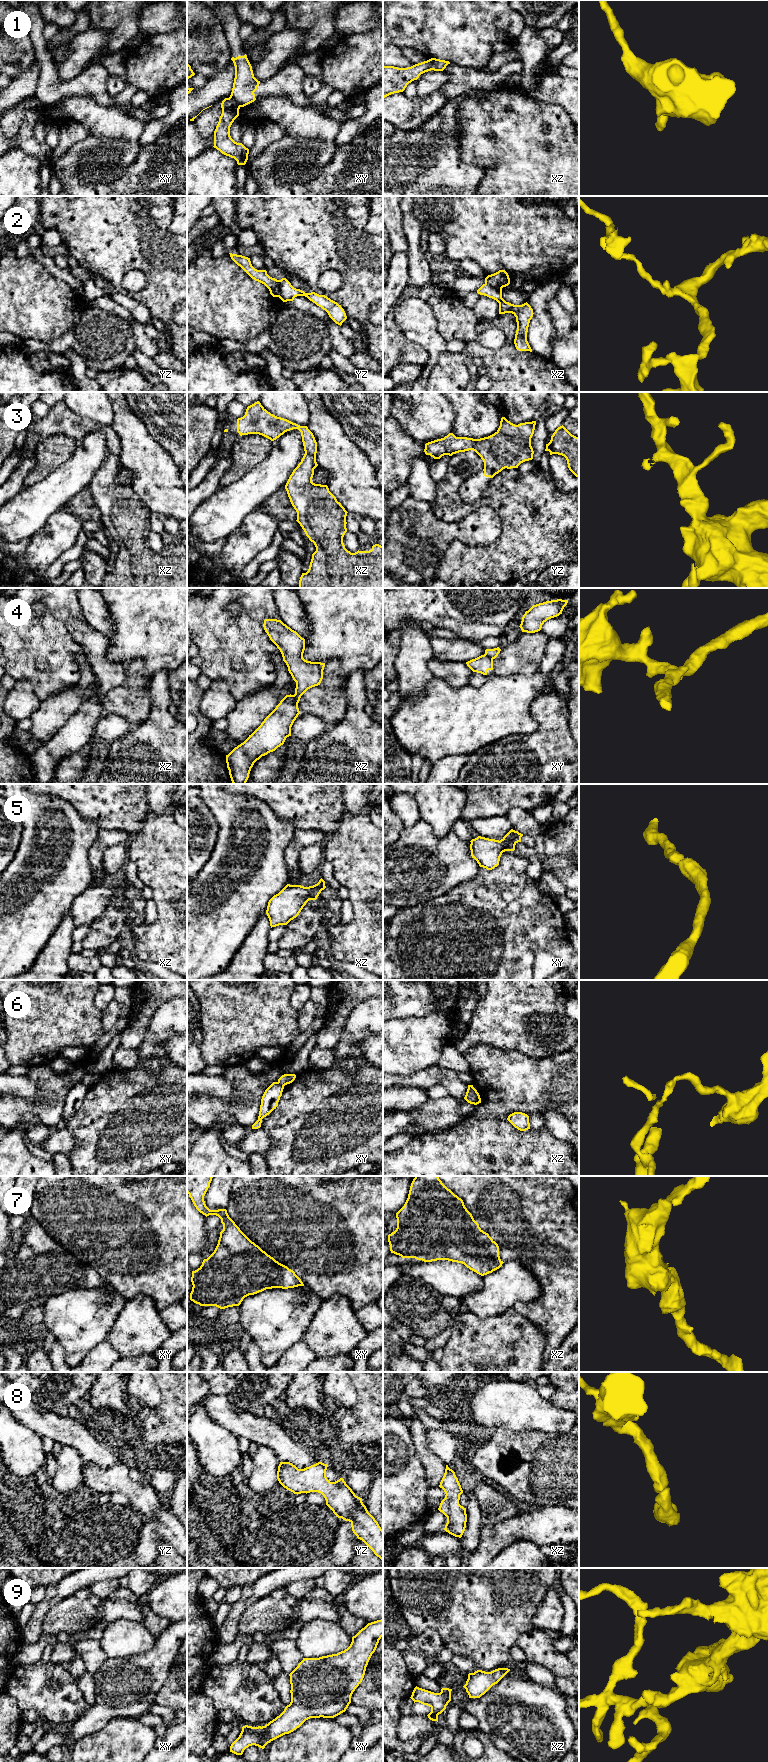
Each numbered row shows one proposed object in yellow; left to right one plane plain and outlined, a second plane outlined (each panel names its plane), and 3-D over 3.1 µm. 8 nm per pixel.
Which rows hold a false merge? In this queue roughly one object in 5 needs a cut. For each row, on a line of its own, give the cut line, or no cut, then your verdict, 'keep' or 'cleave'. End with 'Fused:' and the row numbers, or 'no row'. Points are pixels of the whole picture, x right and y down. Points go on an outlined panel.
1: xy (230, 96), (239, 107) | cleave
2: yz (277, 280), (278, 296) | cleave
3: no cut | keep
4: xz (293, 695), (293, 701), (297, 706) | cleave
5: no cut | keep
6: xy (278, 1081), (283, 1086) | cleave
7: no cut | keep
8: no cut | keep
9: no cut | keep
Fused: 1, 2, 4, 6

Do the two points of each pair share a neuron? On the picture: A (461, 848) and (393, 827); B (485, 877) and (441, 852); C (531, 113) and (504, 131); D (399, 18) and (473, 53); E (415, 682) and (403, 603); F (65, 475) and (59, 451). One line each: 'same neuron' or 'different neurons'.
A: different neurons
B: different neurons
C: same neuron
D: same neuron
E: different neurons
F: different neurons

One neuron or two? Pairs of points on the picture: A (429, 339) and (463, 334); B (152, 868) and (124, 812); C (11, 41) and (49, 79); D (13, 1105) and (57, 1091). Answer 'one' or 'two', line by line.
A: two
B: two
C: two
D: one

